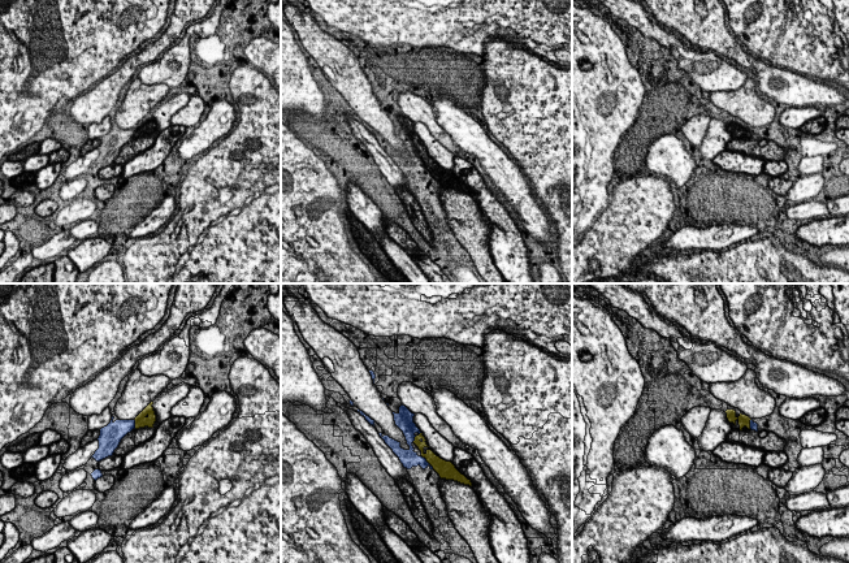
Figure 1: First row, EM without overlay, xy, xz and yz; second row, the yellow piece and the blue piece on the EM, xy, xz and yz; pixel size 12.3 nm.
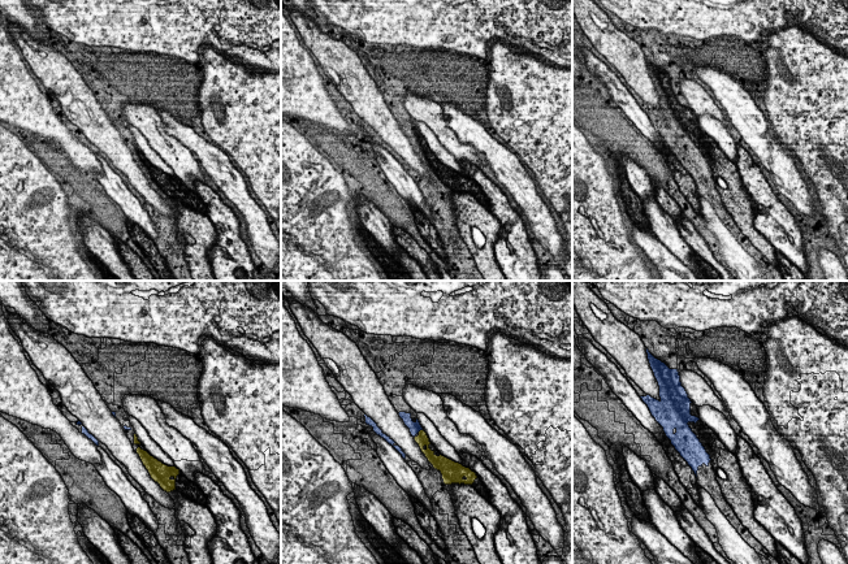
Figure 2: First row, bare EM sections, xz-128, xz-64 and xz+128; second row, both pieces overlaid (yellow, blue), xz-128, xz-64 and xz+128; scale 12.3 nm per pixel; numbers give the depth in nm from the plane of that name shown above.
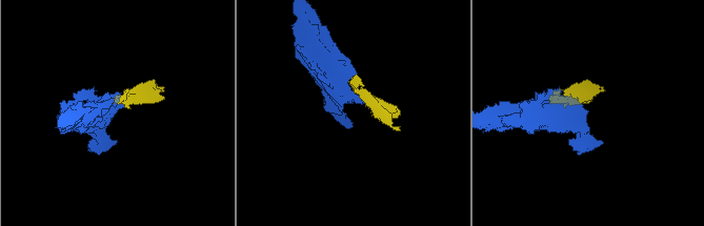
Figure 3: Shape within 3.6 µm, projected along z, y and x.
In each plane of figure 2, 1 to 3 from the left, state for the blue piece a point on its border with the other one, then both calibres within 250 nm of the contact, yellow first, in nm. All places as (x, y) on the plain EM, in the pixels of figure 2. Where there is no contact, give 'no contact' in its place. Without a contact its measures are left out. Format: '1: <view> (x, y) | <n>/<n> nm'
1: no contact
2: xz-64 (420, 139) | 160/140 nm
3: no contact

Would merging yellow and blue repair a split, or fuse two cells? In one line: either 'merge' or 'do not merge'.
merge

